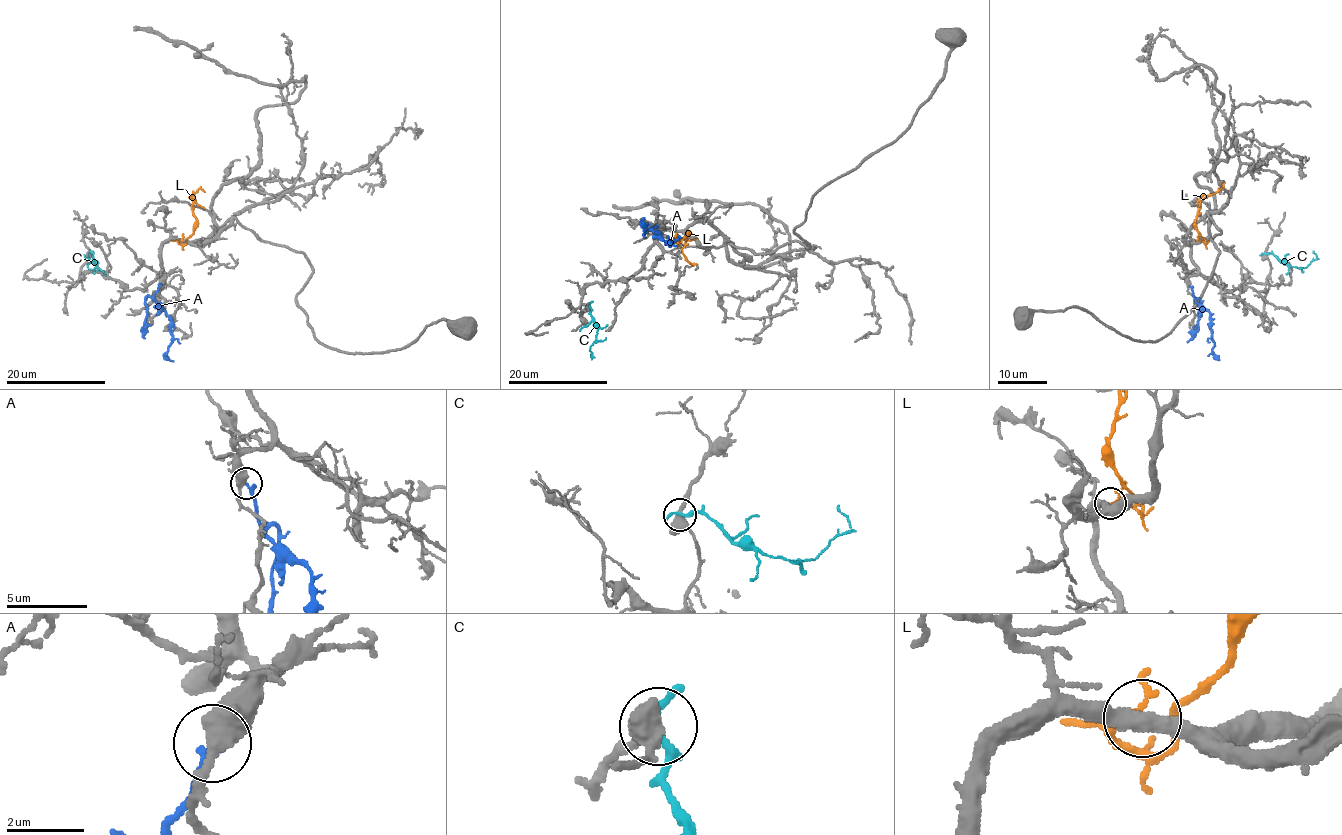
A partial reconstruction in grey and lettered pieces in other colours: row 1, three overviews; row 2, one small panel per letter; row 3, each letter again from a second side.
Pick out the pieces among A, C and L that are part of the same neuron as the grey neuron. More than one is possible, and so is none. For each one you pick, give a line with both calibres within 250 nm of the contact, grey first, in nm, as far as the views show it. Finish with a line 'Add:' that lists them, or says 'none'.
L: calibres 360 and 130 nm
Add: L

